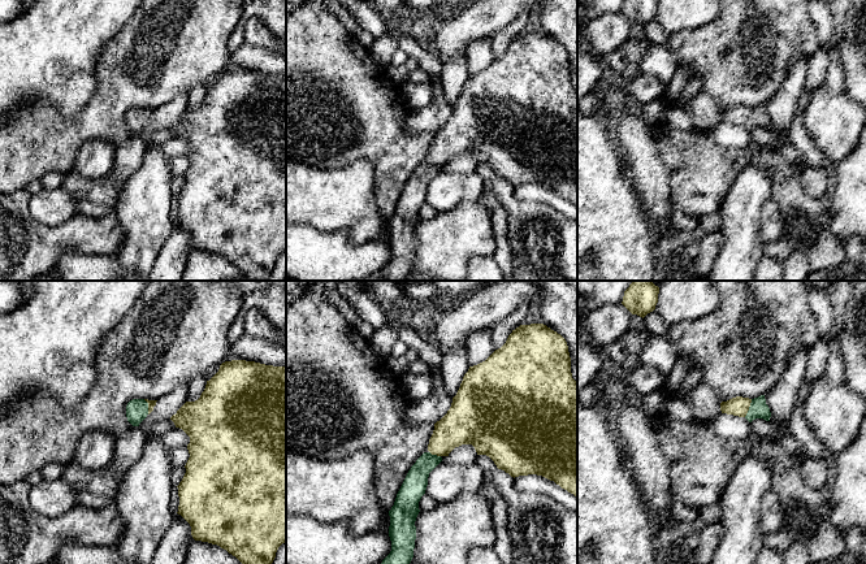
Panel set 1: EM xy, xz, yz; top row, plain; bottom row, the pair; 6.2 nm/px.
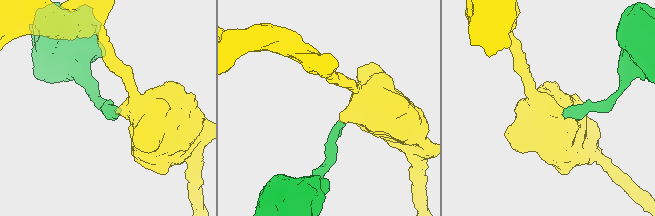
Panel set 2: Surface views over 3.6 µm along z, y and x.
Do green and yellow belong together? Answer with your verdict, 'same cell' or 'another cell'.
same cell

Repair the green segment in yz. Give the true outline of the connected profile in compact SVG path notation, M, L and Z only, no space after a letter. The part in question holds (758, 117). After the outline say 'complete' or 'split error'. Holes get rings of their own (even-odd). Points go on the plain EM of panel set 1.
M765 104L754 108L736 105L720 112L722 122L745 126L749 131L755 127L770 130L771 121L766 113Z; split error

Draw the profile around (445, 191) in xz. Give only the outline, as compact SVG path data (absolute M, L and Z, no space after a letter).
M442 169L428 186L425 203L437 212L454 209L464 201L480 201L485 181L476 172L471 174L450 174Z

